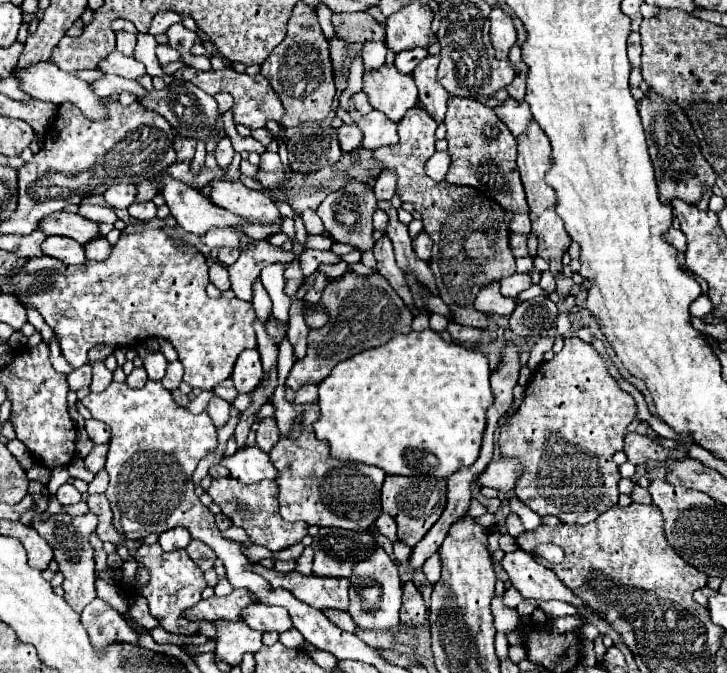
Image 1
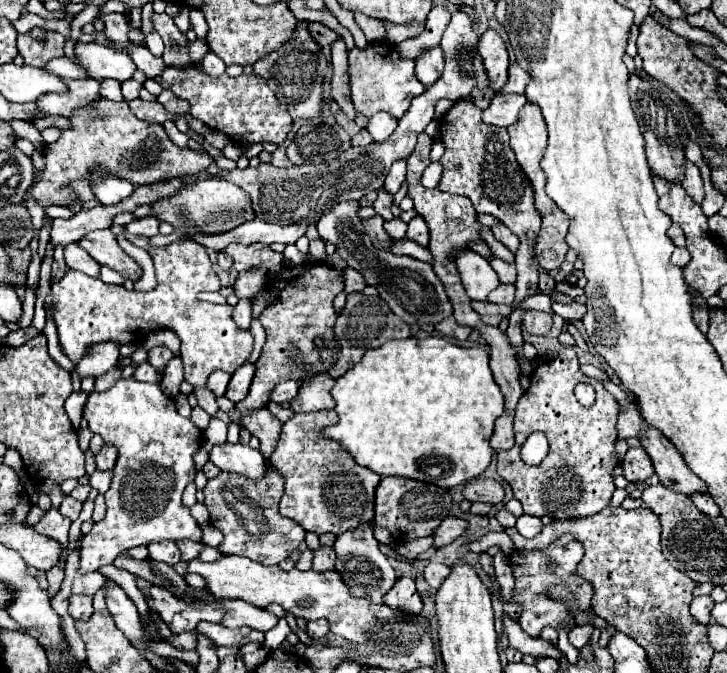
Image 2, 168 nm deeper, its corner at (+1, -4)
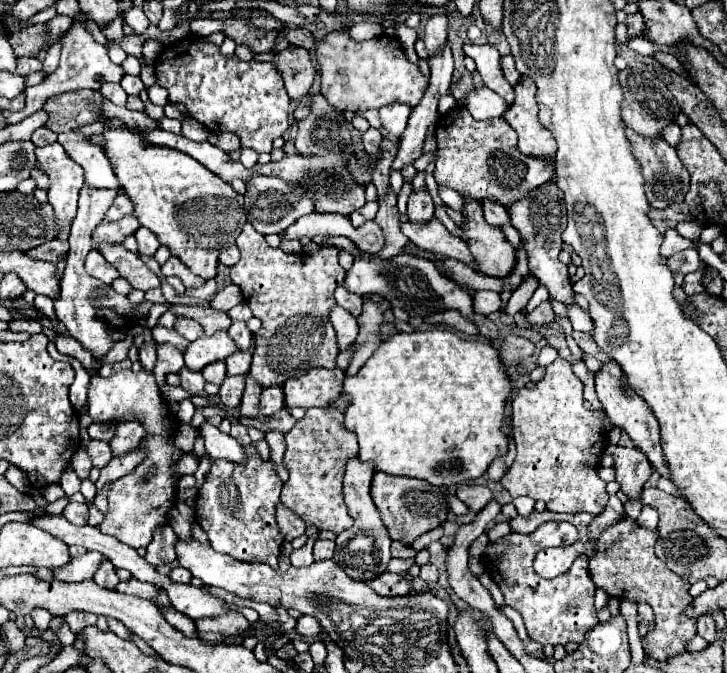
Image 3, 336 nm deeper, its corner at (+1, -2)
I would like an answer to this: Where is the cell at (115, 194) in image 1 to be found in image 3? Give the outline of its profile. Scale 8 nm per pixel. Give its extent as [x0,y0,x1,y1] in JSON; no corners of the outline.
[59,132,121,188]

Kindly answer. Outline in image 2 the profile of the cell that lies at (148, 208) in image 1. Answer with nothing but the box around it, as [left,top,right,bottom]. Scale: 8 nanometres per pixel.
[127,216,159,238]

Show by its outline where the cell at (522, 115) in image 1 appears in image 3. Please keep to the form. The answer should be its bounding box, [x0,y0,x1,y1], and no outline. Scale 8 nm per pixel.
[463,86,507,120]

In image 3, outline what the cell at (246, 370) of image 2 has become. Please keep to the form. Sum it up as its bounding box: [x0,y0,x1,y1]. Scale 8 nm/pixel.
[219,376,243,408]

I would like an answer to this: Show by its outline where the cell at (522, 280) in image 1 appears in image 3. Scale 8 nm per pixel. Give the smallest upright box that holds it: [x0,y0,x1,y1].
[473,292,501,316]

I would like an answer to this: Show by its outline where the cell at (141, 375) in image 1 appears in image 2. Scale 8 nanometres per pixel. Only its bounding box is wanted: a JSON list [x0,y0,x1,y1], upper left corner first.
[133,362,159,382]

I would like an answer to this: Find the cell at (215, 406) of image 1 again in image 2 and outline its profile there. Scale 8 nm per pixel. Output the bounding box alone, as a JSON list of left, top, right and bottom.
[193,388,219,416]

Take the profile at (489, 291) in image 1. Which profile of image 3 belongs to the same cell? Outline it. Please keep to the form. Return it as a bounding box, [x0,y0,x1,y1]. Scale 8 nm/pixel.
[401,220,475,268]

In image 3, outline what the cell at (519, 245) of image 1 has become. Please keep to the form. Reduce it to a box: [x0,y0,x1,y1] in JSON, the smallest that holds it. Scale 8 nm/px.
[481,198,511,226]

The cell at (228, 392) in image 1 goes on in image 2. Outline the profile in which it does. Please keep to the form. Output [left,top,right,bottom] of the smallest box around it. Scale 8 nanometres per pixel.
[207,372,229,398]

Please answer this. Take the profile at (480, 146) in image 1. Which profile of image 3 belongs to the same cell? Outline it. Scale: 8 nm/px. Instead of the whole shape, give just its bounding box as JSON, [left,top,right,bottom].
[435,106,555,208]

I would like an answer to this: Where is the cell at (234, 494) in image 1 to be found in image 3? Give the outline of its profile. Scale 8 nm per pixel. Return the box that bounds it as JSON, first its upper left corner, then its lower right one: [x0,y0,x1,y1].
[195,444,283,568]

